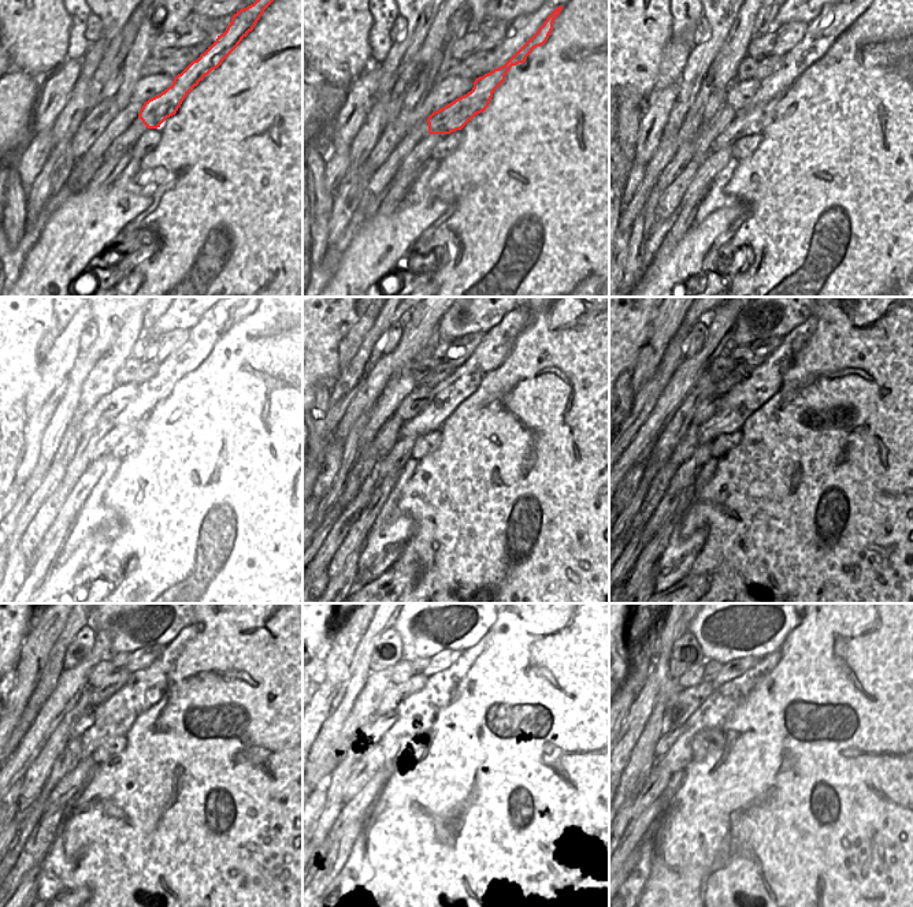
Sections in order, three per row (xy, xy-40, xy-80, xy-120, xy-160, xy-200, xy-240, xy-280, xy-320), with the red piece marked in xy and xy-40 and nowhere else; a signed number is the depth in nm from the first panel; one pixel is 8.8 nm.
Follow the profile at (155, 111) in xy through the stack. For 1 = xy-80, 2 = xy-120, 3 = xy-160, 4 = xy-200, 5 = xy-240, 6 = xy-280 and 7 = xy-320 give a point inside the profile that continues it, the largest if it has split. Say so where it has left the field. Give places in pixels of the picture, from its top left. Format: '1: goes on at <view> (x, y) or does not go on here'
1: goes on at xy-80 (752, 121)
2: goes on at xy-120 (89, 450)
3: goes on at xy-160 (390, 464)
4: goes on at xy-200 (686, 475)
5: goes on at xy-240 (73, 783)
6: goes on at xy-280 (346, 818)
7: goes on at xy-320 (649, 817)

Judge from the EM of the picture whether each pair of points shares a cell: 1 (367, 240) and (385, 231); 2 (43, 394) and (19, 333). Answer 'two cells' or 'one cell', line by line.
1: one cell
2: two cells

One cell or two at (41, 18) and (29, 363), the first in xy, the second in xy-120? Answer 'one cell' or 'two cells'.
one cell

